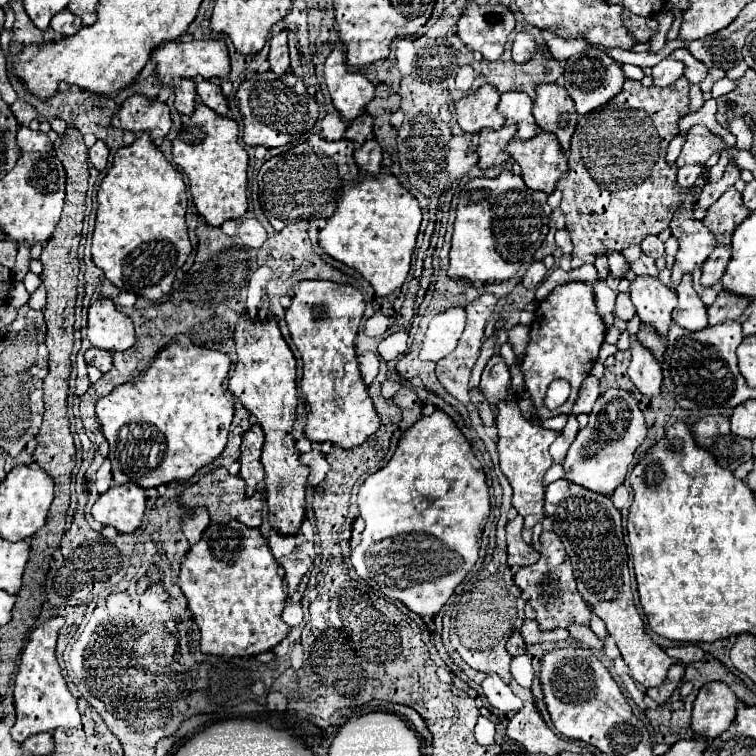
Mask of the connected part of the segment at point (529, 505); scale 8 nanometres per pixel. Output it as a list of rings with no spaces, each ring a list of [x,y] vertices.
[[[509,388],[509,398],[505,398],[505,402],[497,402],[495,424],[497,424],[497,430],[499,430],[497,450],[499,450],[501,470],[503,470],[503,474],[507,476],[507,480],[513,488],[513,508],[525,518],[521,534],[523,534],[523,540],[529,544],[533,526],[545,516],[545,510],[543,510],[543,494],[545,494],[543,476],[553,464],[553,458],[549,454],[549,446],[557,438],[559,432],[531,424],[521,414],[513,388]]]

